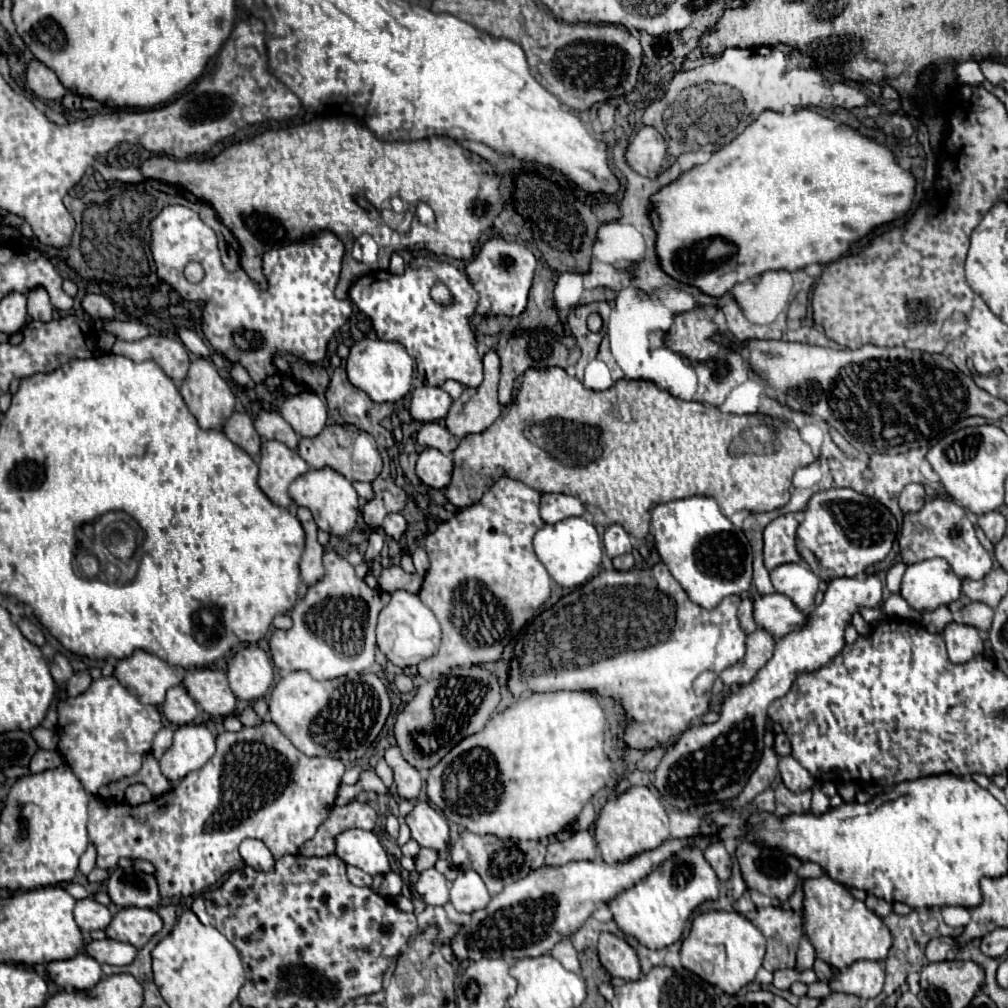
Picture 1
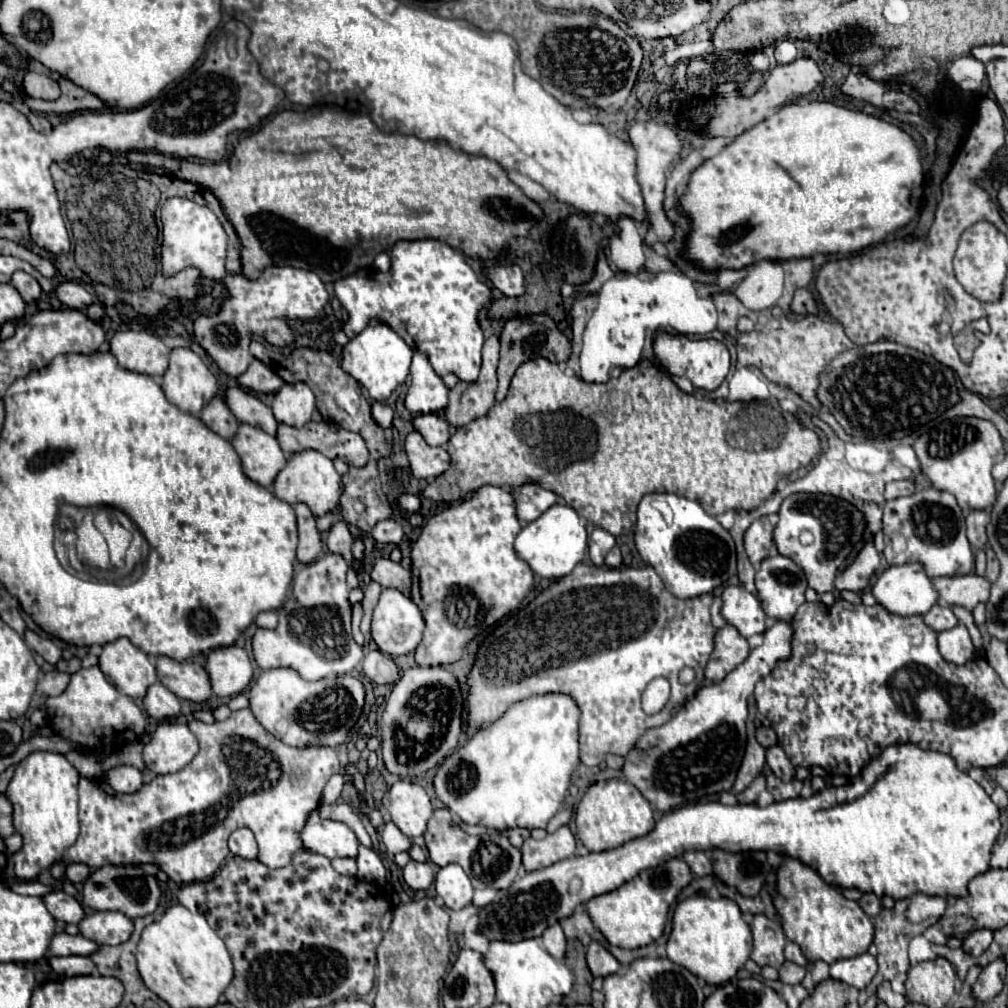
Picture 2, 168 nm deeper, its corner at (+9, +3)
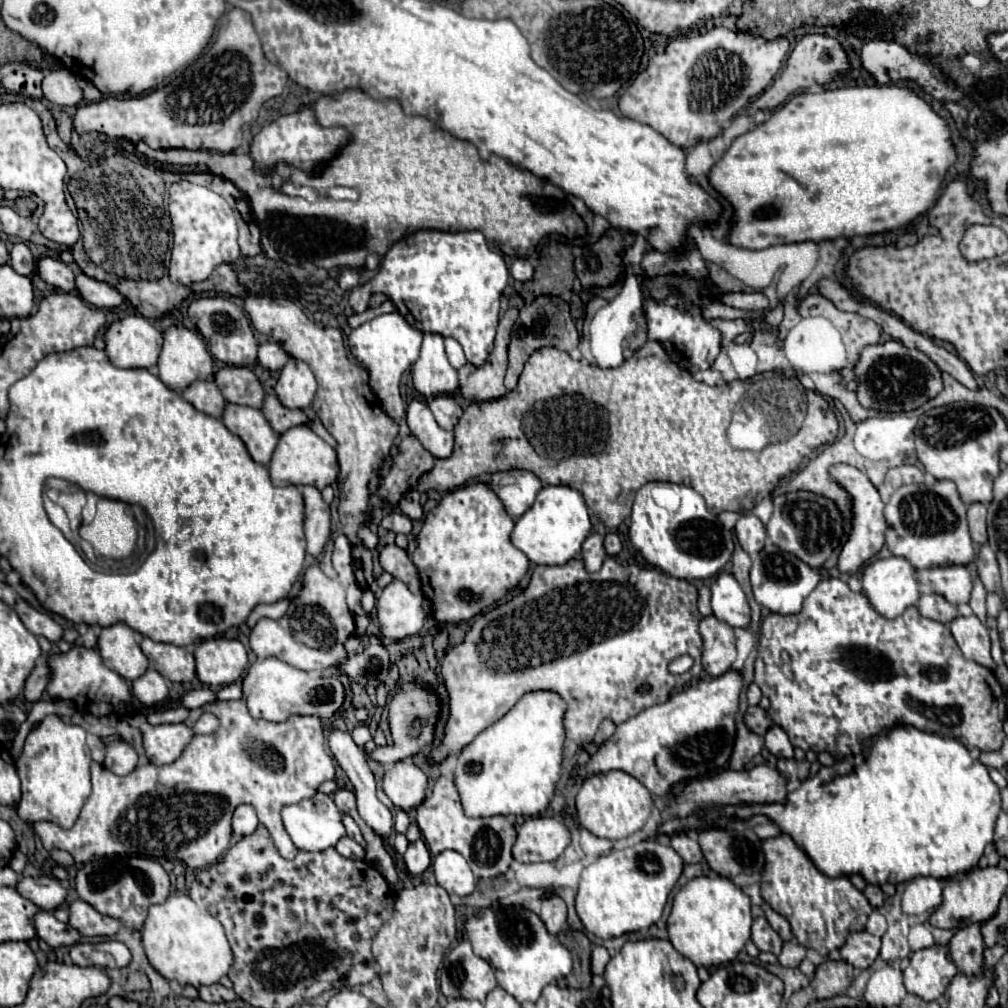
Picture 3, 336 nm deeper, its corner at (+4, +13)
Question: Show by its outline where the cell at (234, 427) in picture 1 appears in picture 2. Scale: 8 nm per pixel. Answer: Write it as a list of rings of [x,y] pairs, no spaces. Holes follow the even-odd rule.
[[[213,397],[203,409],[199,419],[217,435],[223,439],[231,439],[239,427],[237,419],[233,419],[233,413],[225,407],[225,401],[221,397]]]

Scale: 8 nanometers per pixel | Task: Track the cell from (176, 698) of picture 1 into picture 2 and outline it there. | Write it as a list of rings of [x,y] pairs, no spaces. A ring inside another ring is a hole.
[[[155,683],[147,689],[143,697],[143,709],[149,717],[155,719],[167,719],[177,717],[181,713],[181,701],[161,683]]]

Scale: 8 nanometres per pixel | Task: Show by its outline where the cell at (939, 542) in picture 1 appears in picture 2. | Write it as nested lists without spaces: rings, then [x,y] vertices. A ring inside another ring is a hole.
[[[935,487],[921,489],[909,497],[887,501],[883,511],[883,533],[885,533],[885,559],[889,565],[919,563],[929,577],[953,577],[967,575],[973,571],[975,559],[971,545],[965,537],[965,517],[947,491]]]

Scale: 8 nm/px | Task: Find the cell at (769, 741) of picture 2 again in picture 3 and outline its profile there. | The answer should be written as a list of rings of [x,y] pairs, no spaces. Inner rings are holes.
[[[750,707],[744,719],[748,729],[758,735],[764,735],[770,729],[770,725],[774,725],[774,721],[770,721],[770,715],[762,707]]]

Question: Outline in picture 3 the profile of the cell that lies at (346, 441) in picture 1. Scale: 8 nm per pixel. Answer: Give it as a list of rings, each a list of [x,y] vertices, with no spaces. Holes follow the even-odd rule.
[[[266,395],[264,399],[264,407],[262,407],[264,417],[268,419],[268,423],[272,425],[272,429],[276,433],[286,433],[292,427],[298,425],[308,425],[308,415],[302,409],[286,409],[276,395]]]

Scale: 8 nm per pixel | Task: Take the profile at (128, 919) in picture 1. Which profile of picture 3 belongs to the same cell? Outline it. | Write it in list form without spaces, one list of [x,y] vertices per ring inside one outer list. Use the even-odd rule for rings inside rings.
[[[80,899],[68,907],[68,913],[70,913],[70,921],[68,921],[70,927],[78,929],[86,937],[112,937],[122,927],[120,919],[102,915],[92,905]]]

